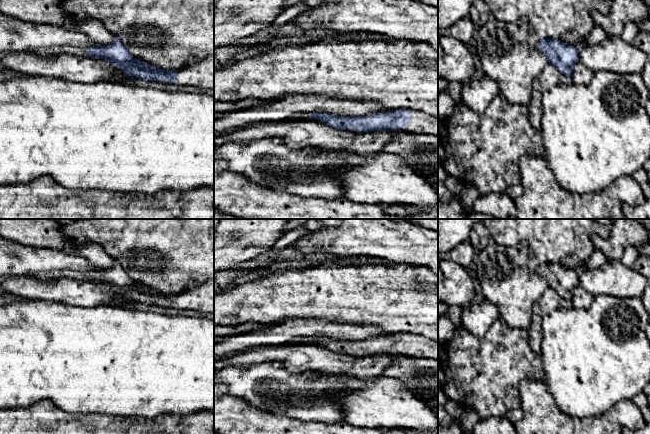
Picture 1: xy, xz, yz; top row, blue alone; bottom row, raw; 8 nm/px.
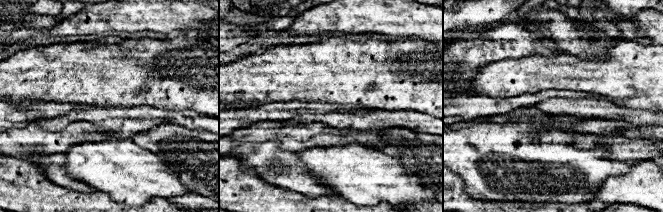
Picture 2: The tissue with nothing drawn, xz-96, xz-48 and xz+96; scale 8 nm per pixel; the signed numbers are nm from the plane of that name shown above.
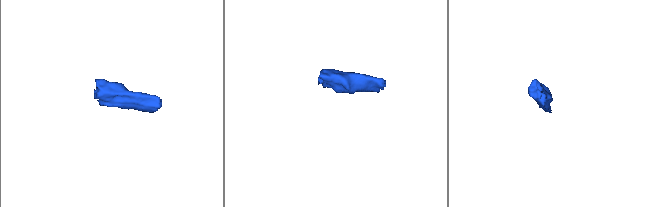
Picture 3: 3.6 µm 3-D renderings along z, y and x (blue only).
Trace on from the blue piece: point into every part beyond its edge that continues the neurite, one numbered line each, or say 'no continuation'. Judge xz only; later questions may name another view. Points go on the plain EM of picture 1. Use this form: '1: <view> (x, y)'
1: xz (421, 347)

